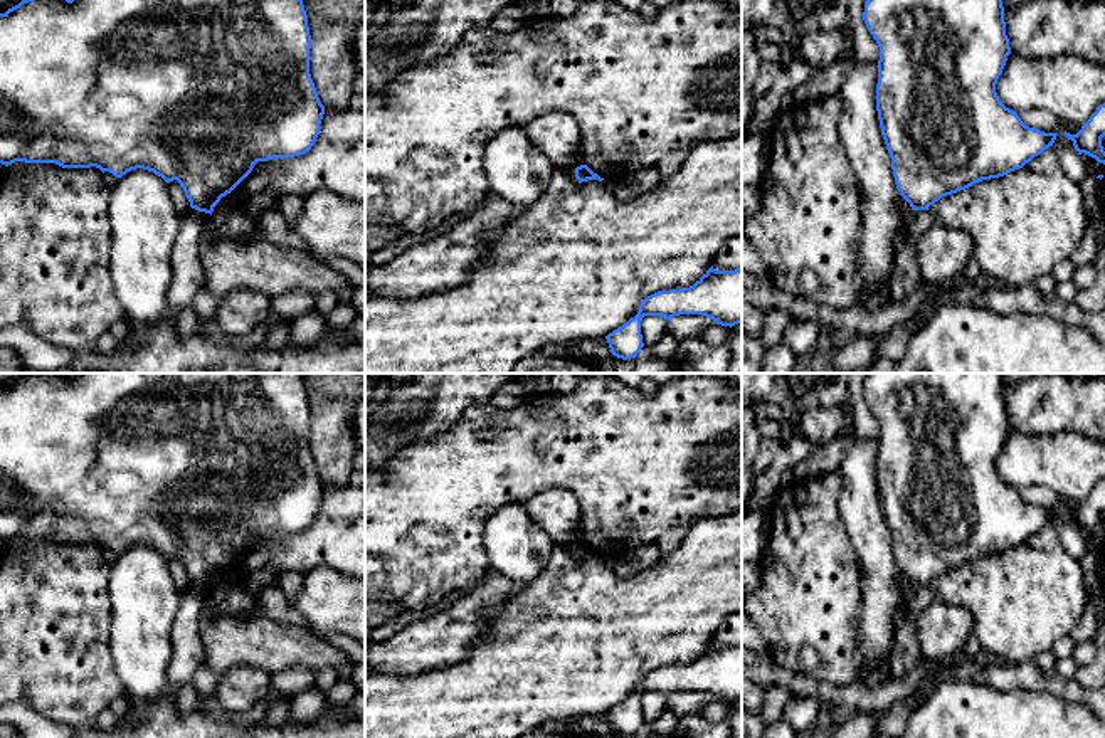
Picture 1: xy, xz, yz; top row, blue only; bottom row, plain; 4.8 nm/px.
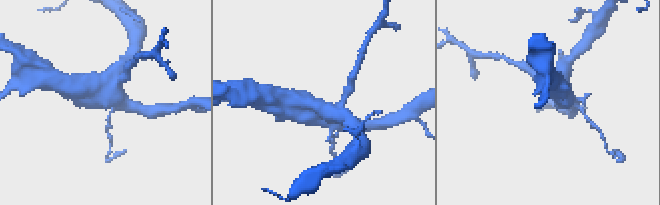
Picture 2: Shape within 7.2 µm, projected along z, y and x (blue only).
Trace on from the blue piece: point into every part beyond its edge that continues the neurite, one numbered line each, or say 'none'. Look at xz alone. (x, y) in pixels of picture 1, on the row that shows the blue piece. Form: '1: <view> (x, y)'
none

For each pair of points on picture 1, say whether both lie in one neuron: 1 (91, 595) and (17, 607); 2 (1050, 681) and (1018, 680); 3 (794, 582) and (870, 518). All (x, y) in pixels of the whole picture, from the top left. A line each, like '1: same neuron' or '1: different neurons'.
1: same neuron
2: same neuron
3: different neurons

